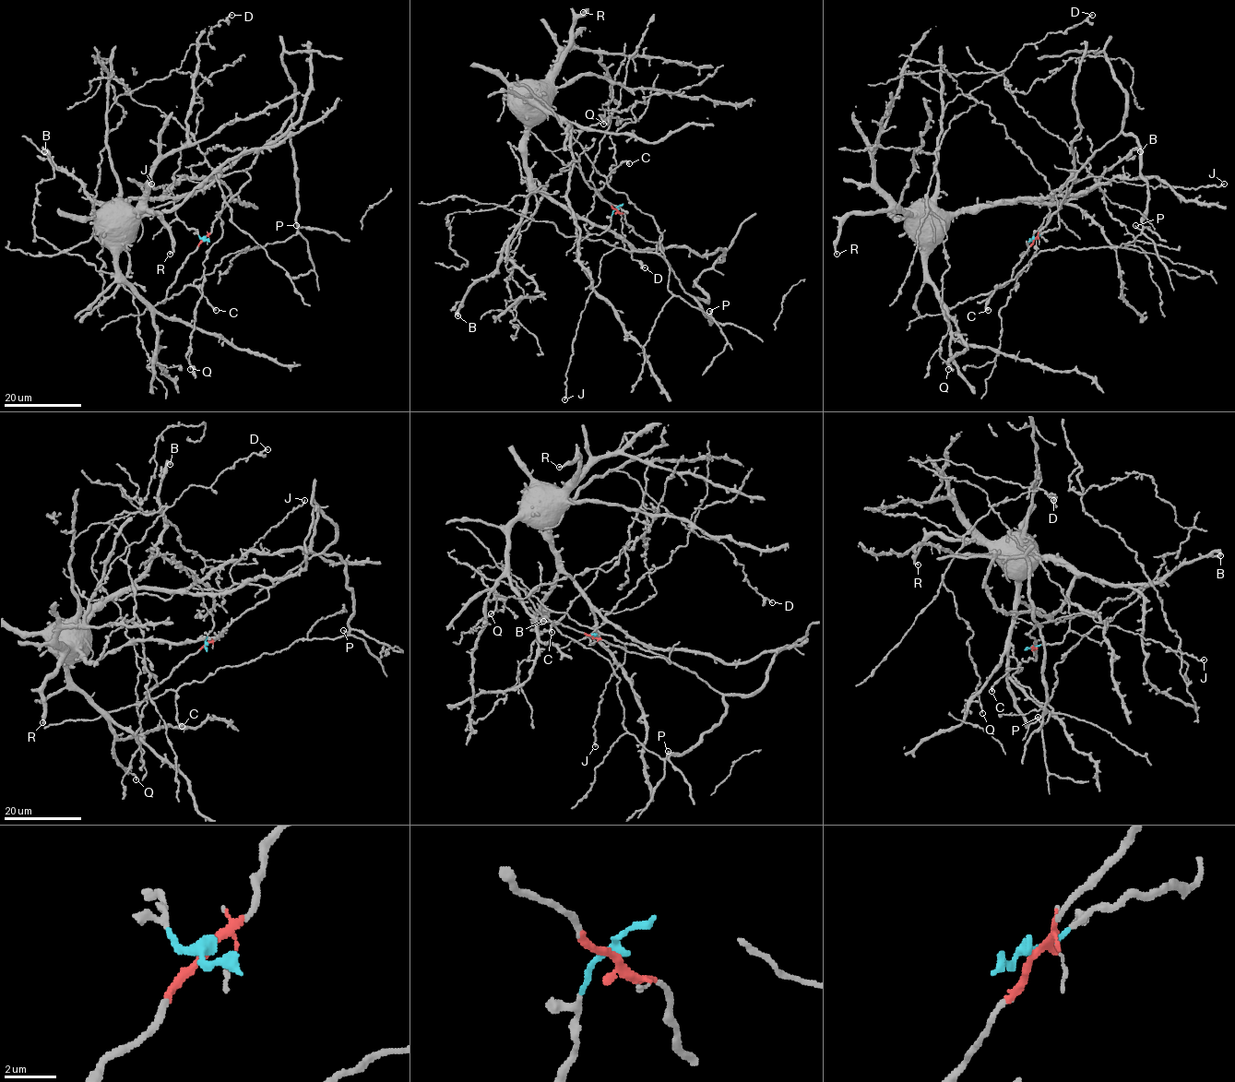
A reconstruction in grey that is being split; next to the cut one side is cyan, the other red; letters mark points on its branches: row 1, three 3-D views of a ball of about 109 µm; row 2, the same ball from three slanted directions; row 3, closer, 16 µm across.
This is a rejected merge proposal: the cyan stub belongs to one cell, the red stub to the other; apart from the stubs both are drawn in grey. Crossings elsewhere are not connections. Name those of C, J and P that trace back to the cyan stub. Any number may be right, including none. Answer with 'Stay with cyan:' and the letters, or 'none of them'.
Stay with cyan: none of them

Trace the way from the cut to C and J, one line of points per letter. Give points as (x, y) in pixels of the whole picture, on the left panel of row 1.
C: (204, 239), (248, 182), (257, 154), (286, 134), (298, 188), (297, 232), (228, 254), (195, 280), (216, 310)
J: (204, 239), (225, 205), (250, 176), (233, 171), (200, 183), (187, 176), (163, 188), (154, 188), (151, 184)

